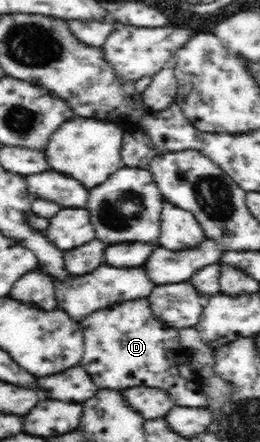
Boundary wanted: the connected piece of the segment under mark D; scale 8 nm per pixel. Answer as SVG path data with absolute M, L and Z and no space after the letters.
M146 299L123 302L95 313L80 322L84 334L84 354L80 366L85 367L86 374L93 379L98 389L125 389L145 386L152 389L164 389L173 400L174 406L203 407L206 398L200 390L198 377L191 369L188 350L178 342L178 329L166 326L166 323L154 319L150 303Z

